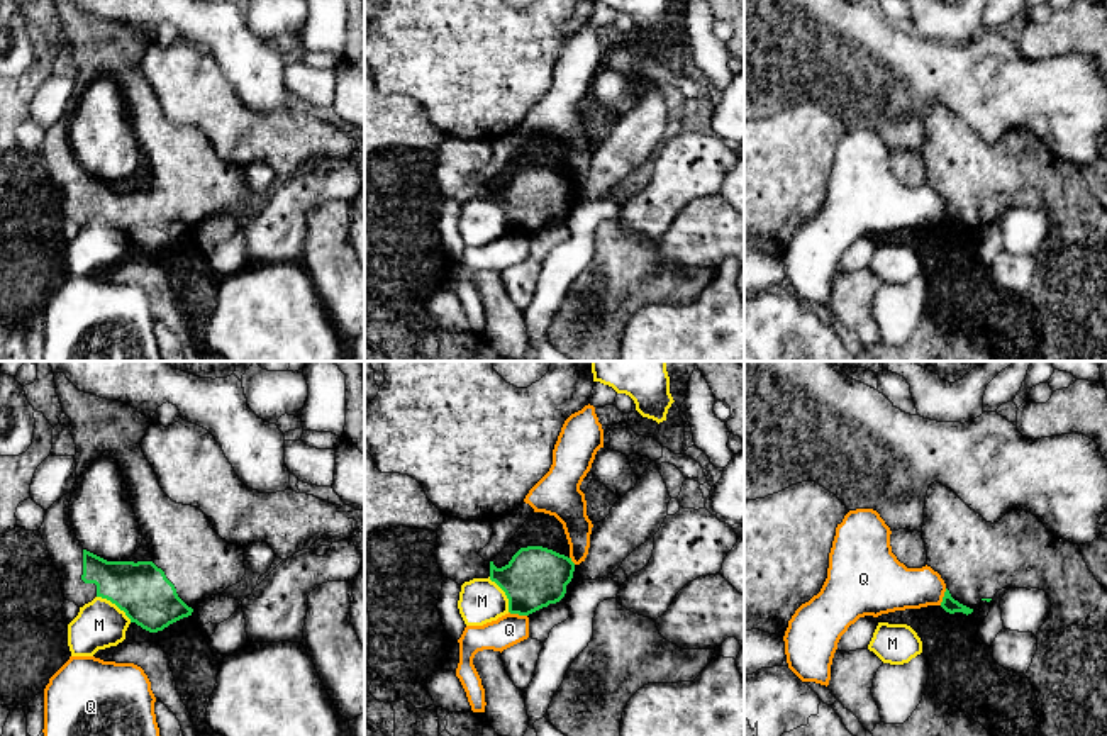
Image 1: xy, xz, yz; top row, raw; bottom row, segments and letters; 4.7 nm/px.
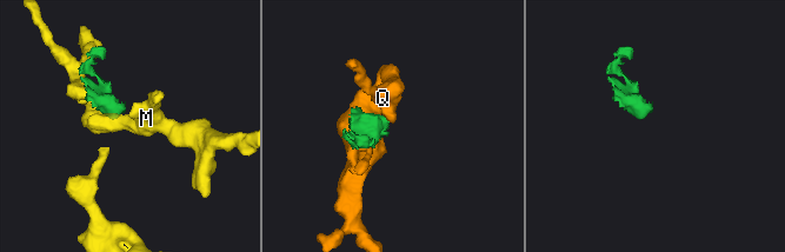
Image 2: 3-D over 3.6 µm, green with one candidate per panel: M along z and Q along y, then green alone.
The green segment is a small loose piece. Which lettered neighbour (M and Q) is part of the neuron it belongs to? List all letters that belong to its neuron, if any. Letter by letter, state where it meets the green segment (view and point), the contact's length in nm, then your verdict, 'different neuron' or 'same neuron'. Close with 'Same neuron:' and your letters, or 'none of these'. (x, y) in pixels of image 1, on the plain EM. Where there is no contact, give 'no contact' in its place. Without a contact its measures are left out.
M: xy (116, 224) | 200 nm | different neuron
Q: xz (517, 233) | 90 nm | different neuron
Same neuron: none of these

